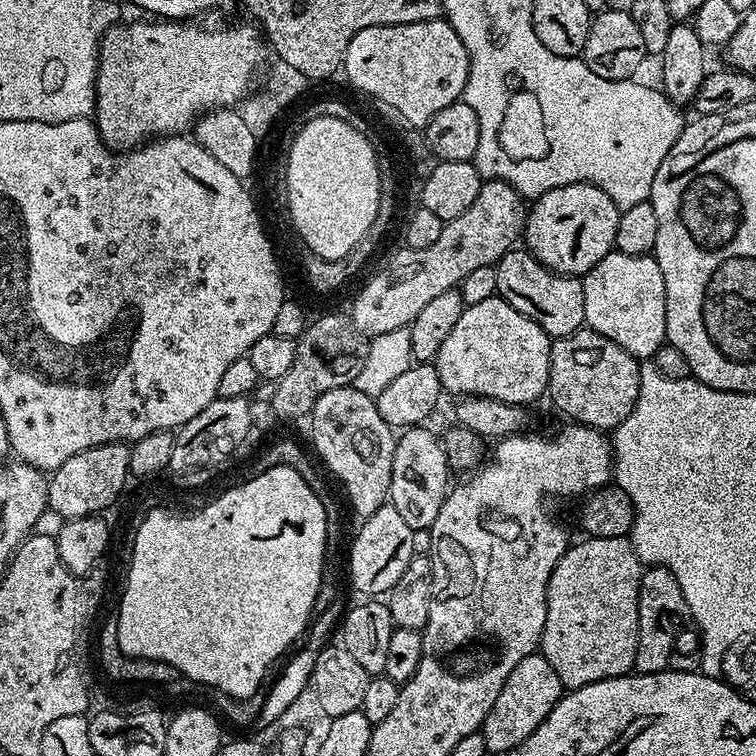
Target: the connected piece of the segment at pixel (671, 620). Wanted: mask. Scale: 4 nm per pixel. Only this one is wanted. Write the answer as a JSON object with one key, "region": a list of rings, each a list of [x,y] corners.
{"region":[[[655,566],[645,567],[640,573],[638,594],[638,646],[634,654],[634,668],[637,673],[663,672],[671,665],[668,663],[676,648],[676,635],[687,616],[686,598],[682,598],[682,590],[674,574]]]}

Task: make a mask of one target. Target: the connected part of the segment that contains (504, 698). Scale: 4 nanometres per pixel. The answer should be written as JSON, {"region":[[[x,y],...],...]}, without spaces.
{"region":[[[533,654],[522,658],[522,662],[518,662],[518,666],[510,670],[506,686],[502,686],[498,698],[494,698],[494,706],[490,706],[490,714],[486,714],[484,719],[482,731],[489,753],[506,754],[526,742],[526,738],[530,738],[530,734],[534,734],[534,730],[542,726],[542,722],[550,714],[550,710],[554,710],[565,691],[558,674],[554,674],[554,666],[546,662],[544,655]]]}

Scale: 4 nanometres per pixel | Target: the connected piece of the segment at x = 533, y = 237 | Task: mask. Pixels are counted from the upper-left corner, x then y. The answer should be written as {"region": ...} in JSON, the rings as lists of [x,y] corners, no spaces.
{"region":[[[593,184],[558,186],[531,201],[522,233],[523,247],[551,272],[583,278],[591,268],[598,266],[598,262],[602,262],[602,258],[606,258],[608,252],[615,249],[621,211],[622,209],[610,198],[610,194],[606,194],[606,190],[598,190],[598,186]]]}

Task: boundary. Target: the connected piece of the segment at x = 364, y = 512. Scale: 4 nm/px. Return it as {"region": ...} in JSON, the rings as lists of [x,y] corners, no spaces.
{"region":[[[355,386],[330,389],[314,403],[310,422],[312,444],[321,462],[340,479],[353,510],[360,518],[374,514],[389,499],[391,462],[398,437],[394,428],[383,420],[375,399]]]}

